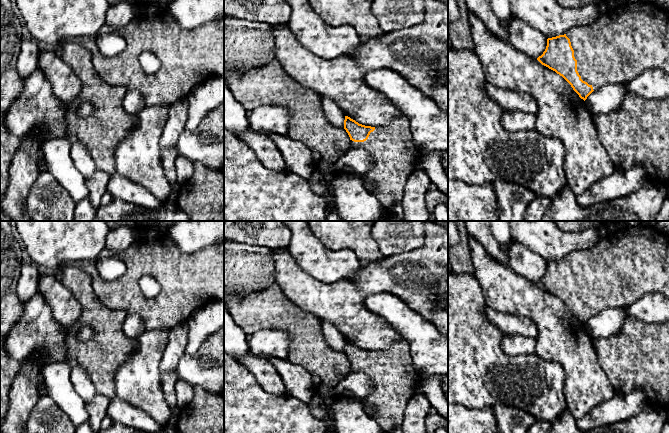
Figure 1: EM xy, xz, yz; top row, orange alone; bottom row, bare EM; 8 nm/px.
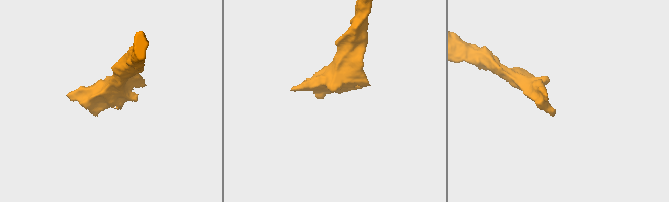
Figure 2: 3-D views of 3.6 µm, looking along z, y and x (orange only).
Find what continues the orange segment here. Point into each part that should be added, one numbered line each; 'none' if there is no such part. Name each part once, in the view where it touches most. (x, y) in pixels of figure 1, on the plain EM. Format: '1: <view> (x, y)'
1: yz (628, 262)

